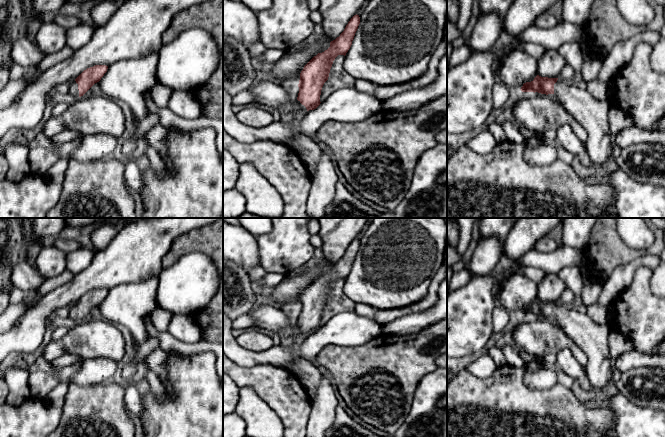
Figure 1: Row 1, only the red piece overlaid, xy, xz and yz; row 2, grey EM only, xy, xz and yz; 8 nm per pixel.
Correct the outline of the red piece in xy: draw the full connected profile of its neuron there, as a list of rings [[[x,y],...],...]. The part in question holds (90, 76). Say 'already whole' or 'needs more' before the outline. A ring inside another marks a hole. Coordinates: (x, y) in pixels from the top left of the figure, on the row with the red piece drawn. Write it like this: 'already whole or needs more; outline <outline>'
needs more; outline [[[95,65],[87,68],[72,81],[69,93],[79,97],[83,96],[95,83],[101,80],[107,69],[106,65]]]

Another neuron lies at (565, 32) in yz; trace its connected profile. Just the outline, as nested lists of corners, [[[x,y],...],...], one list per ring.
[[[560,21],[555,27],[542,29],[536,25],[520,33],[515,39],[525,43],[541,45],[546,49],[558,50],[563,44],[574,42],[583,43],[587,38],[585,25],[575,25]]]

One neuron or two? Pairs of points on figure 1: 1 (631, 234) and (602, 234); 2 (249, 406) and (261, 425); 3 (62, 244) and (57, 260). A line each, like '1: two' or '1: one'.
1: two
2: one
3: two

